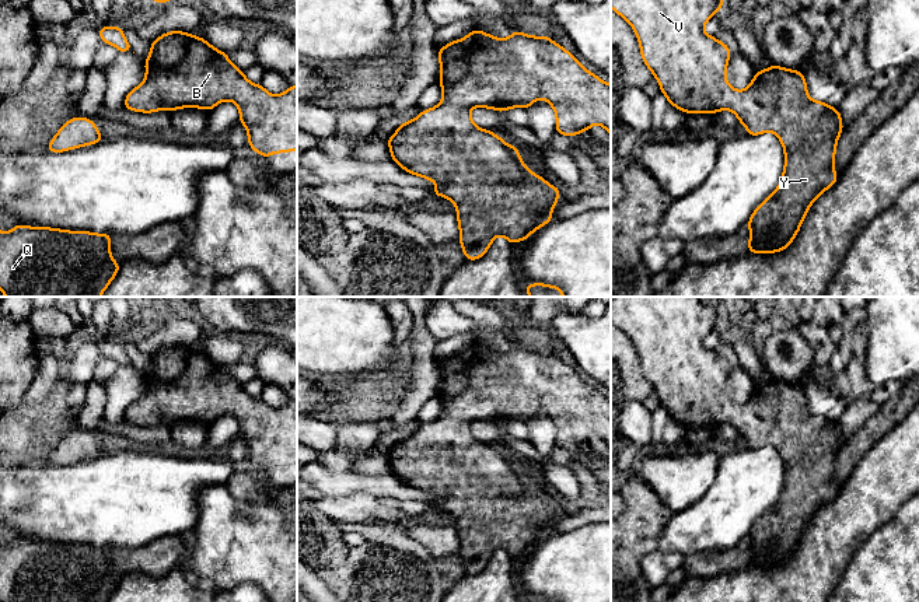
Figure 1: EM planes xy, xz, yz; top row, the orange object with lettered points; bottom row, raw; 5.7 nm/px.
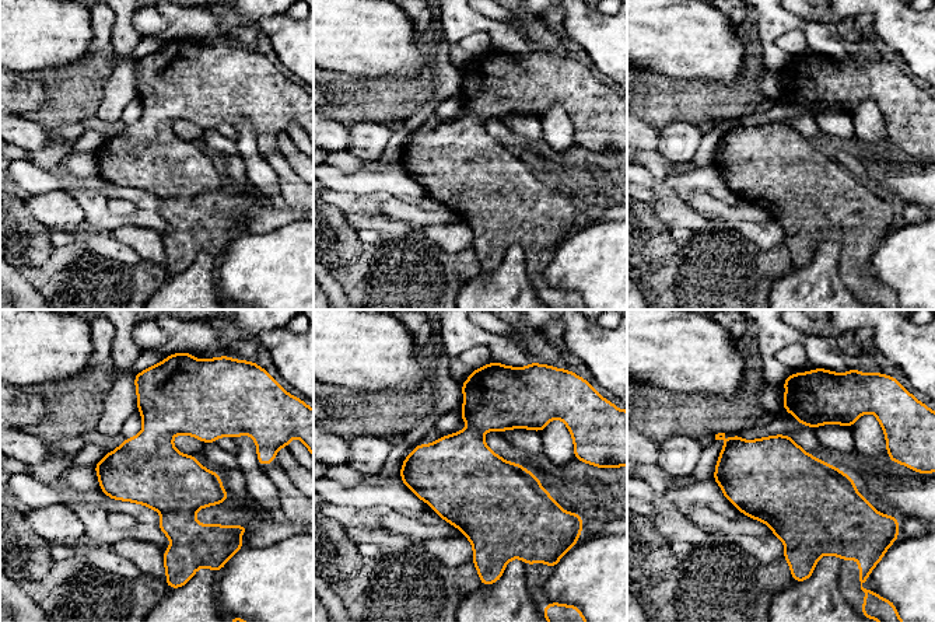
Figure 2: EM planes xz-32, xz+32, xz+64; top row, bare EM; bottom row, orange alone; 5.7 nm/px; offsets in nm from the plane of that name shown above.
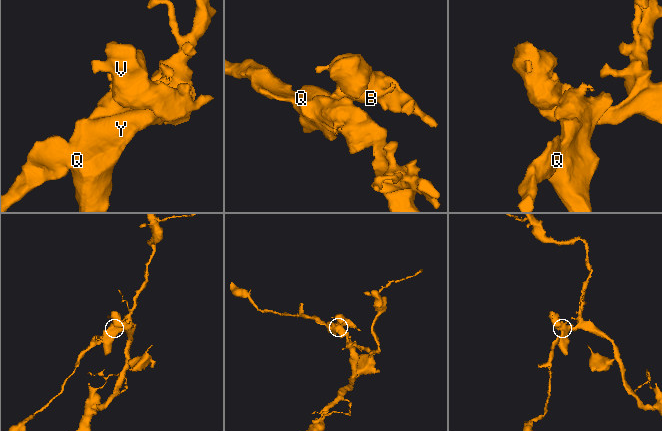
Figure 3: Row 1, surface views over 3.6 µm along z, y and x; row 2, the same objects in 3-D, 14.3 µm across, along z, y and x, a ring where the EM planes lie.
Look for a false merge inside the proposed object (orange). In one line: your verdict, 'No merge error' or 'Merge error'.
No merge error

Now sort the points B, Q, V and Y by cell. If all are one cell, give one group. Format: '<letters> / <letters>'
B Q V Y

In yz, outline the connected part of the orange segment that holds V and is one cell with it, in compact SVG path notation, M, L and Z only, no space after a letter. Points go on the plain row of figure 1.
M611 297L611 322L632 339L640 357L642 372L651 384L653 391L658 393L660 403L670 419L686 428L691 426L716 427L730 423L745 440L749 449L772 445L779 451L785 462L785 484L780 497L755 522L747 536L749 539L748 566L773 567L786 563L793 556L810 519L838 494L834 473L836 455L843 444L842 433L839 423L831 421L827 416L813 414L808 410L806 392L797 384L772 378L766 384L755 386L745 403L734 403L726 393L726 381L731 370L728 360L703 344L705 337L723 319L721 308L705 302L702 297Z

